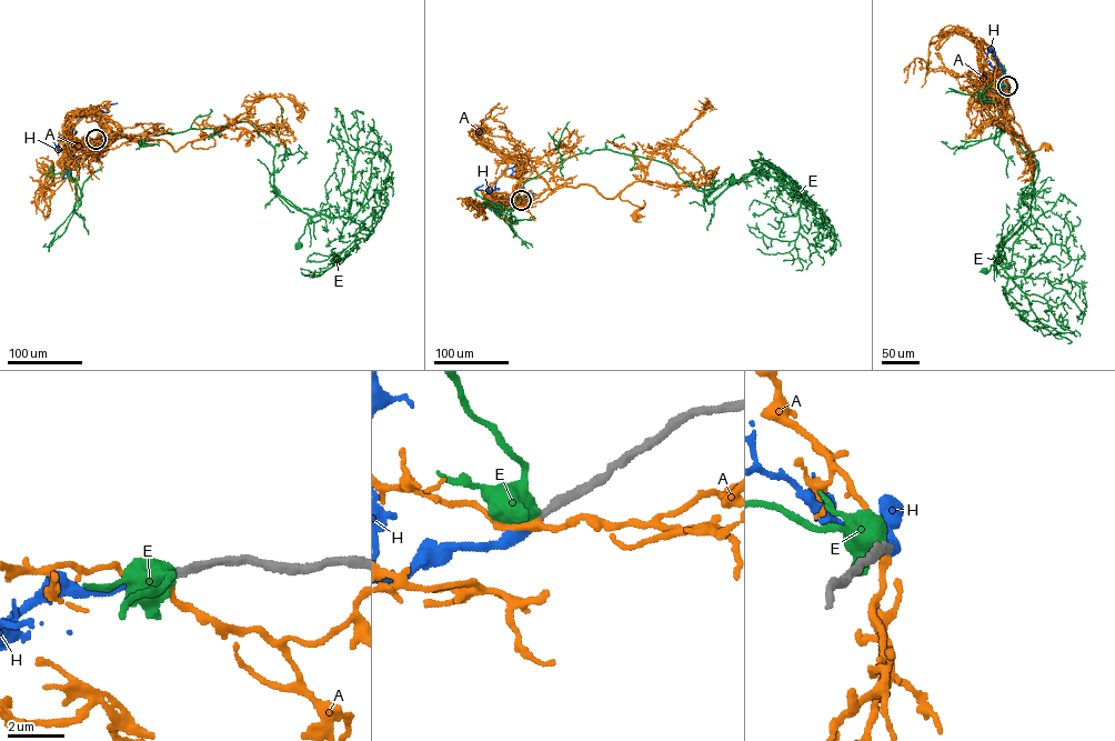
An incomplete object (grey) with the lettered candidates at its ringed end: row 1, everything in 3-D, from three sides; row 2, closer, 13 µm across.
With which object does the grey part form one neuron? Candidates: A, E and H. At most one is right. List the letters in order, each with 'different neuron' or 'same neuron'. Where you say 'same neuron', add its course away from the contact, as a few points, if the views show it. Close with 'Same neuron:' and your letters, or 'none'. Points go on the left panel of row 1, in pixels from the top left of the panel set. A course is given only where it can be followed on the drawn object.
A: different neuron
E: different neuron
H: same neuron; it runs (96, 139), (77, 142), (72, 128), (82, 114), (117, 103)
Same neuron: H

